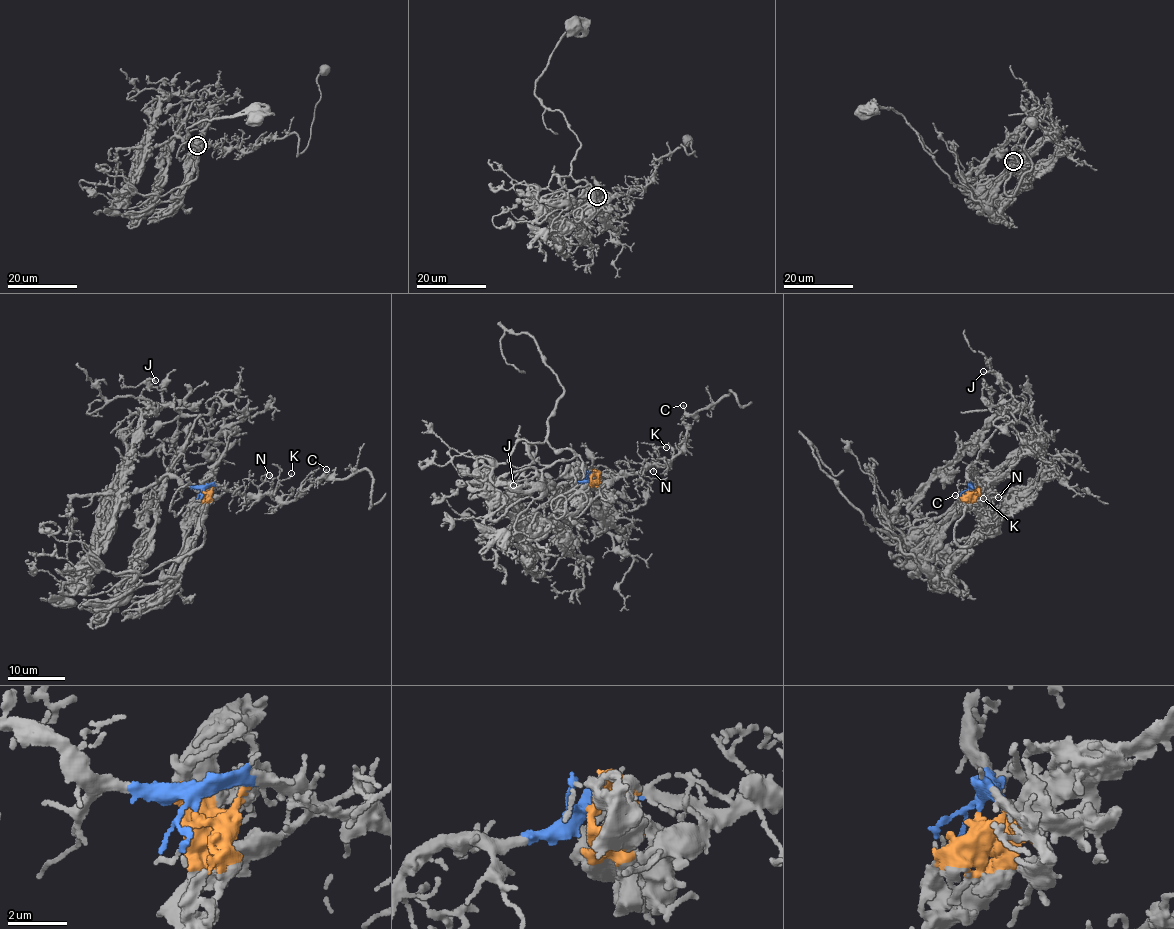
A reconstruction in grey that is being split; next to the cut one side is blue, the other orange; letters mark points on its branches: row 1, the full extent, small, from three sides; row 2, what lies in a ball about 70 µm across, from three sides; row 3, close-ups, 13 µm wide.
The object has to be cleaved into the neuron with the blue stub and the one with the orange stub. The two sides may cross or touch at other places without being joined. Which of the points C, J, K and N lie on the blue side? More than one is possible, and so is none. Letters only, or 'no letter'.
C, K, N

